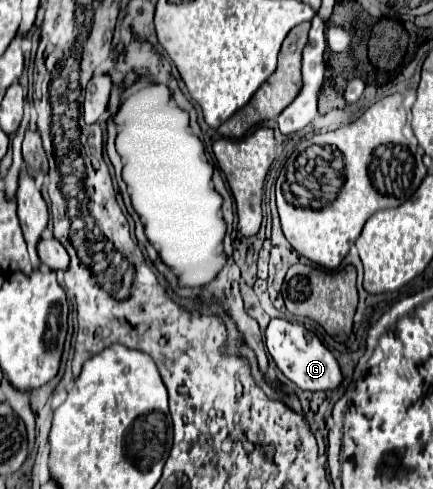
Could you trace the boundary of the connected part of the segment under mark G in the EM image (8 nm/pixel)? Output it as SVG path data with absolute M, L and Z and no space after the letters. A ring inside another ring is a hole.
M284 318L270 320L266 328L266 348L276 362L276 366L282 370L282 374L292 380L302 390L332 390L342 382L342 374L338 368L336 358L332 352L322 346L318 336L312 330L306 330L302 324L292 324Z

